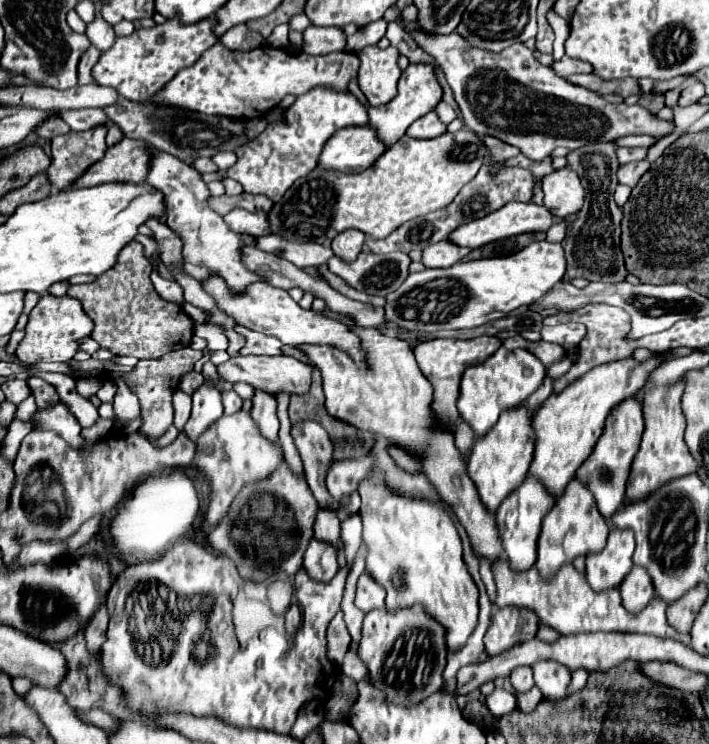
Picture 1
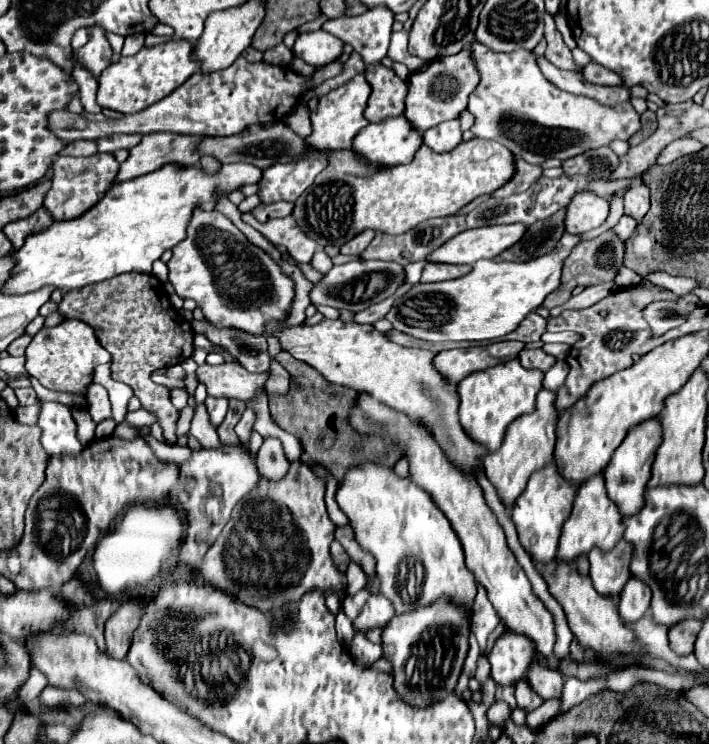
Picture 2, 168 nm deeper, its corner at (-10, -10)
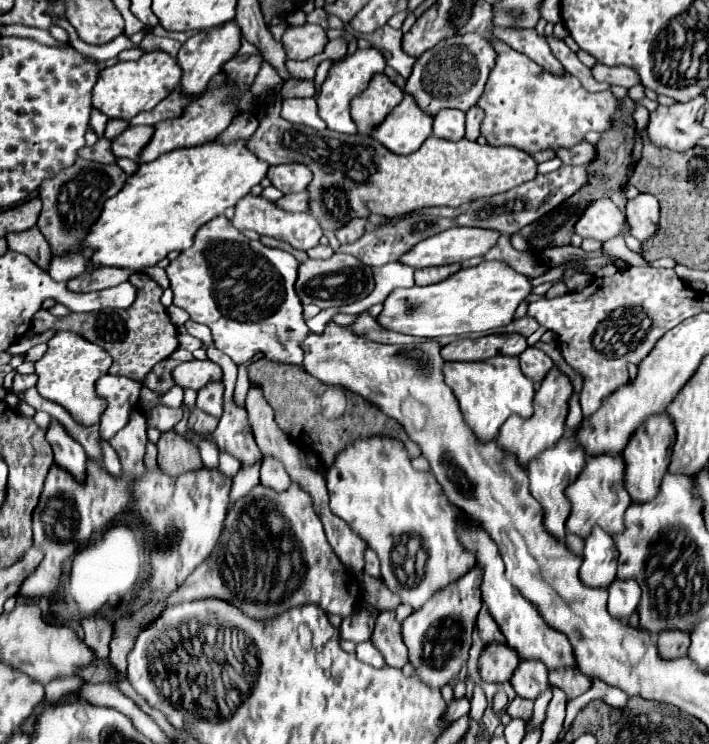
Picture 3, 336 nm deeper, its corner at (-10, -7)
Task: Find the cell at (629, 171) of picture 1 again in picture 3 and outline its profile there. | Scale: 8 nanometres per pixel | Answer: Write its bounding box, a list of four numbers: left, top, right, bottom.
[626,192,658,242]

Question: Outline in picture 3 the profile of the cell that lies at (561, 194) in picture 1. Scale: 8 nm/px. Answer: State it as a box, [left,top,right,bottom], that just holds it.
[574,198,624,240]

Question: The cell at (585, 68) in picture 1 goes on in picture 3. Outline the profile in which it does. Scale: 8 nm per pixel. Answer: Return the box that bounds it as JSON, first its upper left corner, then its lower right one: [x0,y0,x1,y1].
[592,62,640,88]

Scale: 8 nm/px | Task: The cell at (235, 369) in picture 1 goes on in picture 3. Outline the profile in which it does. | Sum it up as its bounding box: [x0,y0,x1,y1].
[174,360,222,390]

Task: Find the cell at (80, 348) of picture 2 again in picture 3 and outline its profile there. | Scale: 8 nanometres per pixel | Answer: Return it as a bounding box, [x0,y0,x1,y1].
[34,330,112,426]

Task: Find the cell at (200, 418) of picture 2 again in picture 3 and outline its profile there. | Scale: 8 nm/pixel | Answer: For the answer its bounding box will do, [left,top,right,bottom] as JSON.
[218,452,240,476]

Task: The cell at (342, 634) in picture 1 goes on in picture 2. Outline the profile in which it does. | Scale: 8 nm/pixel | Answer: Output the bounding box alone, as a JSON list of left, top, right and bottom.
[343,588,371,618]

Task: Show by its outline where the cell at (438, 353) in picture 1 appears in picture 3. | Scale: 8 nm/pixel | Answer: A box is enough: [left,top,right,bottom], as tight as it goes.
[442,334,528,362]

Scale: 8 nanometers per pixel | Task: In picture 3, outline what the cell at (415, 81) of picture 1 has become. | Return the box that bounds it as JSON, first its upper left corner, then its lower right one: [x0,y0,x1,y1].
[404,34,496,116]

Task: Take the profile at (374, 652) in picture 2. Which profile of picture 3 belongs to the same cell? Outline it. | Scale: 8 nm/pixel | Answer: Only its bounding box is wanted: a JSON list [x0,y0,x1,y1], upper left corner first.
[356,642,386,668]

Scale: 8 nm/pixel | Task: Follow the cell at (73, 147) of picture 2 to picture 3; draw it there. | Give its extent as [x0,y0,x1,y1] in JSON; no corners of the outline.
[78,138,114,164]

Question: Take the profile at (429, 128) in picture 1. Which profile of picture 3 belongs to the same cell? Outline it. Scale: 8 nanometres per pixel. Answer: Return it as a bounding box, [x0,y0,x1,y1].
[434,110,464,140]

